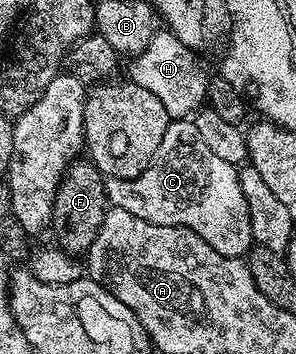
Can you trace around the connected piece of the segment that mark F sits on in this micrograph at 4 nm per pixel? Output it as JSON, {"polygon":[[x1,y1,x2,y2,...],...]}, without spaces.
{"polygon":[[79,158,66,168,53,199,51,231,55,232,57,245,73,256,85,255,95,241,108,211,106,178,88,158]]}

